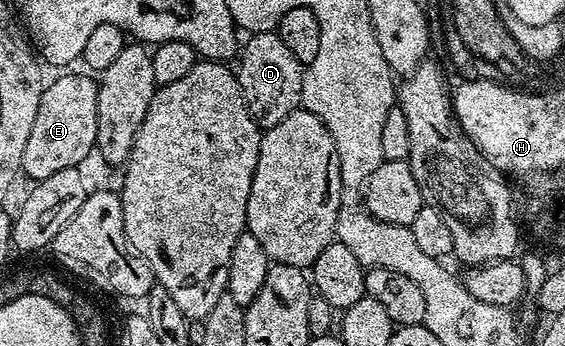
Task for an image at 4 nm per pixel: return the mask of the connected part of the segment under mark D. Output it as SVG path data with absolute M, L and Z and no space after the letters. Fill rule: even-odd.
M278 31L257 32L246 39L237 56L239 89L249 114L260 129L266 130L277 126L281 118L289 118L289 114L302 105L305 68L297 58L293 58L289 46L281 42Z

